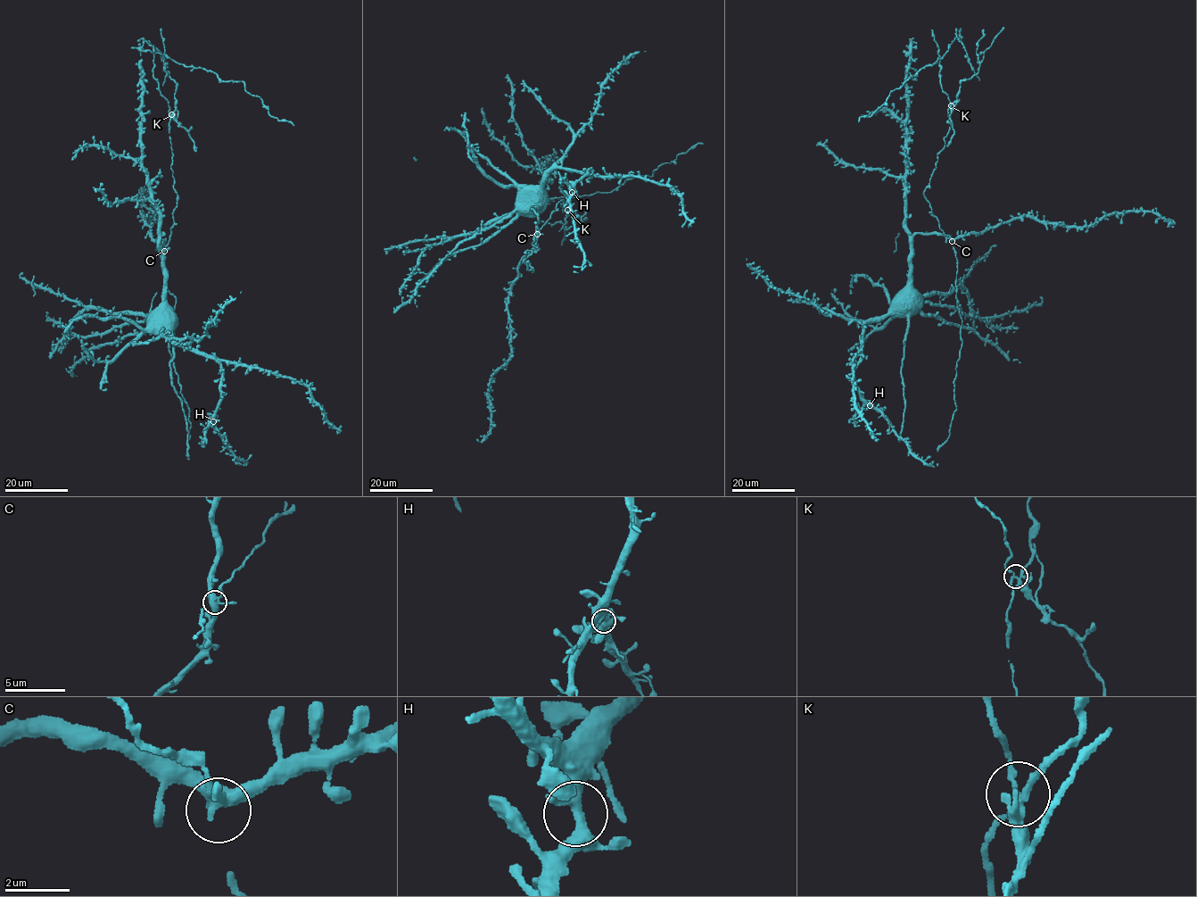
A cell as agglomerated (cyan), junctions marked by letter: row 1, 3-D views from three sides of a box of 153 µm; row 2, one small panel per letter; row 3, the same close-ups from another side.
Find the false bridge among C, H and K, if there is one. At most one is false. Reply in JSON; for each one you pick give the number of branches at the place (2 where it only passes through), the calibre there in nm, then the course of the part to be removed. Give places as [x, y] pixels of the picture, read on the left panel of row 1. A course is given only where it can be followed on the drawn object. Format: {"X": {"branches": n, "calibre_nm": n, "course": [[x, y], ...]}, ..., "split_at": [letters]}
{"K": {"branches": 4, "calibre_nm": 220, "course": [[171, 114], [178, 84], [145, 40], [142, 51], [243, 81], [271, 116], [294, 125]]}, "split_at": ["K"]}

